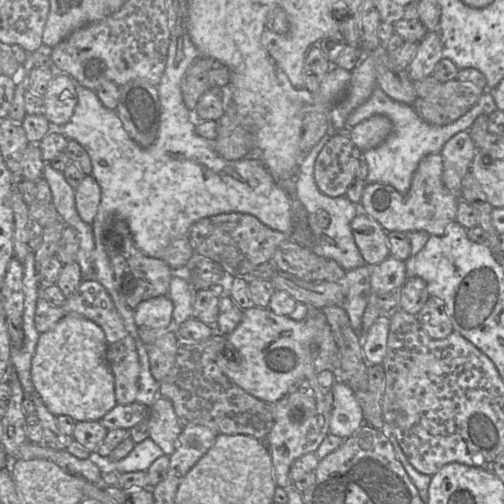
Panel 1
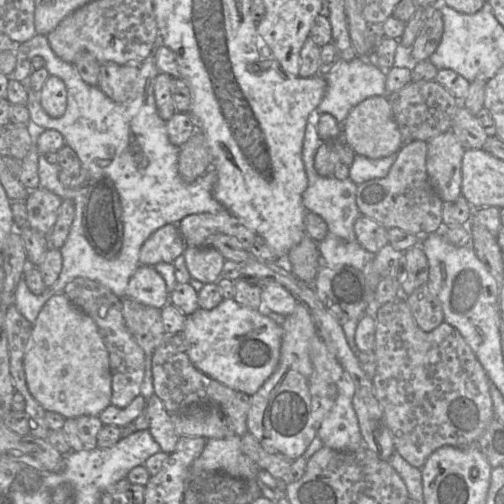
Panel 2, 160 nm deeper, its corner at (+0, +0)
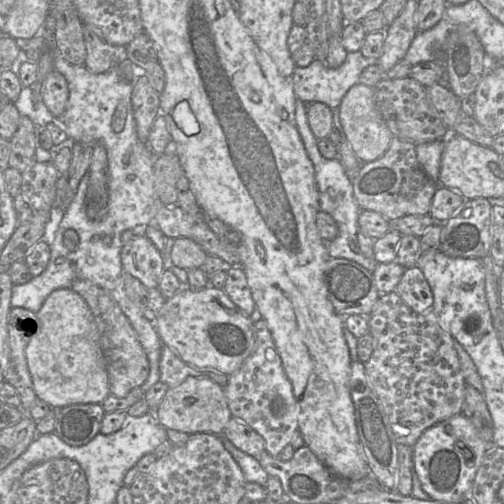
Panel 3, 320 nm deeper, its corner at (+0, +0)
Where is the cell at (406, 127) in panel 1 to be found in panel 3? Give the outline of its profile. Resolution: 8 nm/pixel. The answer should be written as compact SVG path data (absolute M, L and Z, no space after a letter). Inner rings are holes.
M359 50L348 52L342 65L337 68L330 68L325 61L314 60L306 67L296 67L290 77L294 93L297 99L306 104L322 102L331 109L339 108L341 101L348 90L359 83L359 77L364 68L376 64L377 60L366 58Z

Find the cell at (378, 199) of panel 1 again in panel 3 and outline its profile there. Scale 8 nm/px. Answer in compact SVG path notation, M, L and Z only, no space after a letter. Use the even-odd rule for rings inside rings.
M393 137L389 148L379 159L363 163L353 179L354 196L359 207L373 210L390 222L405 215L429 215L433 196L439 185L424 172L416 156L416 145Z

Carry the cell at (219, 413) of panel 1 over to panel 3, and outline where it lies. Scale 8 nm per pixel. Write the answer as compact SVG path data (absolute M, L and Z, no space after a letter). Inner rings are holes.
M163 344L161 349L161 357L159 362L160 381L173 388L180 385L186 378L190 376L205 376L225 388L228 383L228 375L214 368L199 368L189 365L167 345Z

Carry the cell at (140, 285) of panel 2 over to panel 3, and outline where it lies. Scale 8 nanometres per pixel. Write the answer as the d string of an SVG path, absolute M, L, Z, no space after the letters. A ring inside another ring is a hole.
M135 236L123 244L120 258L125 272L138 279L146 288L158 288L164 271L163 259L161 253L146 236Z

